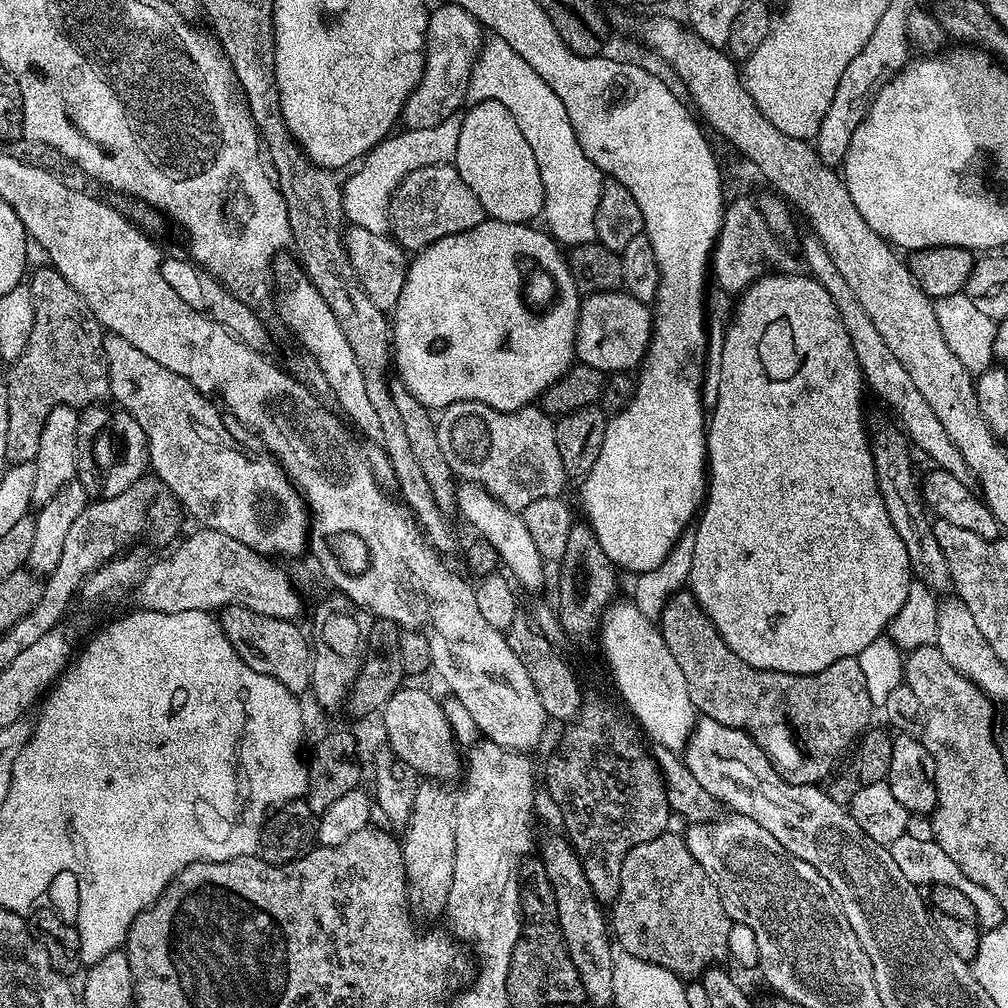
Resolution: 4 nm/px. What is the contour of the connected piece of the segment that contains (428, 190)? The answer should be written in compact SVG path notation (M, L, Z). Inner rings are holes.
M449 162L414 169L393 194L388 217L388 232L392 239L405 253L415 254L438 242L438 238L470 231L486 219L486 213L474 190L470 190L462 180L462 174L458 174L455 163Z

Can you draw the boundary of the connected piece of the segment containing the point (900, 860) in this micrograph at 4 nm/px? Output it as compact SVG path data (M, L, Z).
M912 835L899 836L894 838L892 844L887 845L890 858L894 858L894 863L898 865L898 870L902 874L902 878L906 878L906 882L917 886L941 884L942 886L954 886L958 890L962 890L962 894L966 894L966 898L970 898L970 903L974 906L975 923L981 929L996 928L998 925L1005 923L1006 909L1000 905L998 898L994 898L994 894L990 894L990 890L978 886L978 882L970 882L970 878L966 878L966 874L962 874L962 870L958 870L958 862L954 862L954 858L950 858L950 854L946 854L946 850L942 850L942 846L938 846L936 840L931 838L923 840L920 836Z

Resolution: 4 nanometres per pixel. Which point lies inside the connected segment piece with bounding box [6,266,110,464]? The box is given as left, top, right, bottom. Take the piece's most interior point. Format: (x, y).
(64, 363)

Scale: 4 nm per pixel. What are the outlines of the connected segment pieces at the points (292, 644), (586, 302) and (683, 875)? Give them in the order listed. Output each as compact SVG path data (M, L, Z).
M230 605L218 616L226 638L230 638L230 646L258 674L266 674L288 690L297 694L307 693L312 683L312 650L309 637L299 628L299 623L282 618L267 617L254 613L244 606Z
M627 291L592 292L580 302L576 323L576 360L605 374L631 373L639 369L652 337L649 305L628 295Z
M664 832L627 852L619 879L619 894L610 908L610 928L621 951L692 980L701 977L708 967L723 963L729 957L729 934L734 922L726 914L721 896L709 875L690 853L687 841L674 832Z

